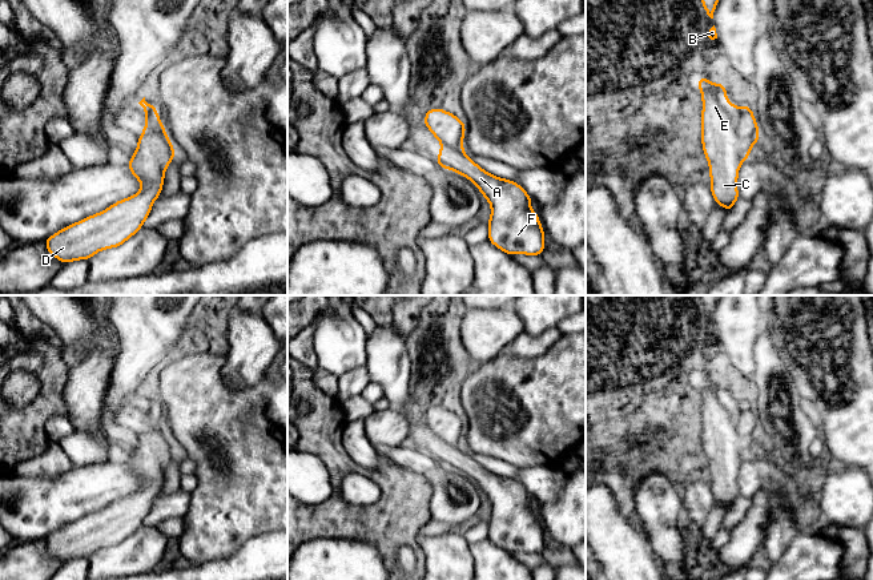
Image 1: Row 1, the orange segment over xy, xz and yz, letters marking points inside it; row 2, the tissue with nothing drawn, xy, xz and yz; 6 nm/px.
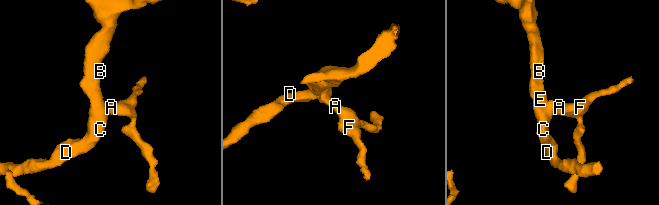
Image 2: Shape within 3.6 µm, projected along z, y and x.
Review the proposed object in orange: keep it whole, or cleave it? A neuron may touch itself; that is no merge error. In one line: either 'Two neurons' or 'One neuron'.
Two neurons

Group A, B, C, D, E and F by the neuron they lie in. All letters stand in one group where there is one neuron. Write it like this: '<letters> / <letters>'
A F / B C D E

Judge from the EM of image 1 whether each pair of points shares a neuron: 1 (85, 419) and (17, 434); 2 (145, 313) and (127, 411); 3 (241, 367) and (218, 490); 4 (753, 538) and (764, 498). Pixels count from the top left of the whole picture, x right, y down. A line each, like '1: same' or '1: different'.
1: different
2: different
3: different
4: same

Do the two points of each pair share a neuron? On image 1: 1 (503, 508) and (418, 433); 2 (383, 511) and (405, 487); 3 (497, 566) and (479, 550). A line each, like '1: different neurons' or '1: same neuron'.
1: same neuron
2: same neuron
3: same neuron

